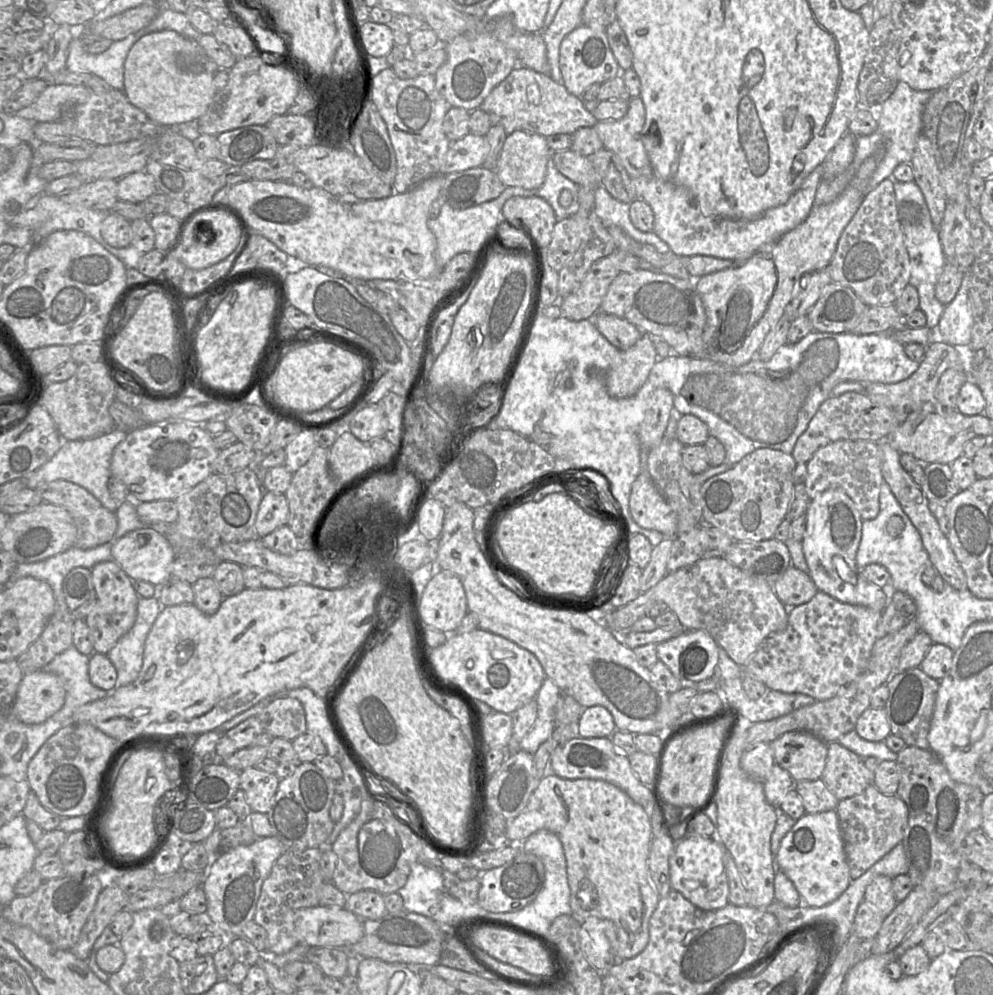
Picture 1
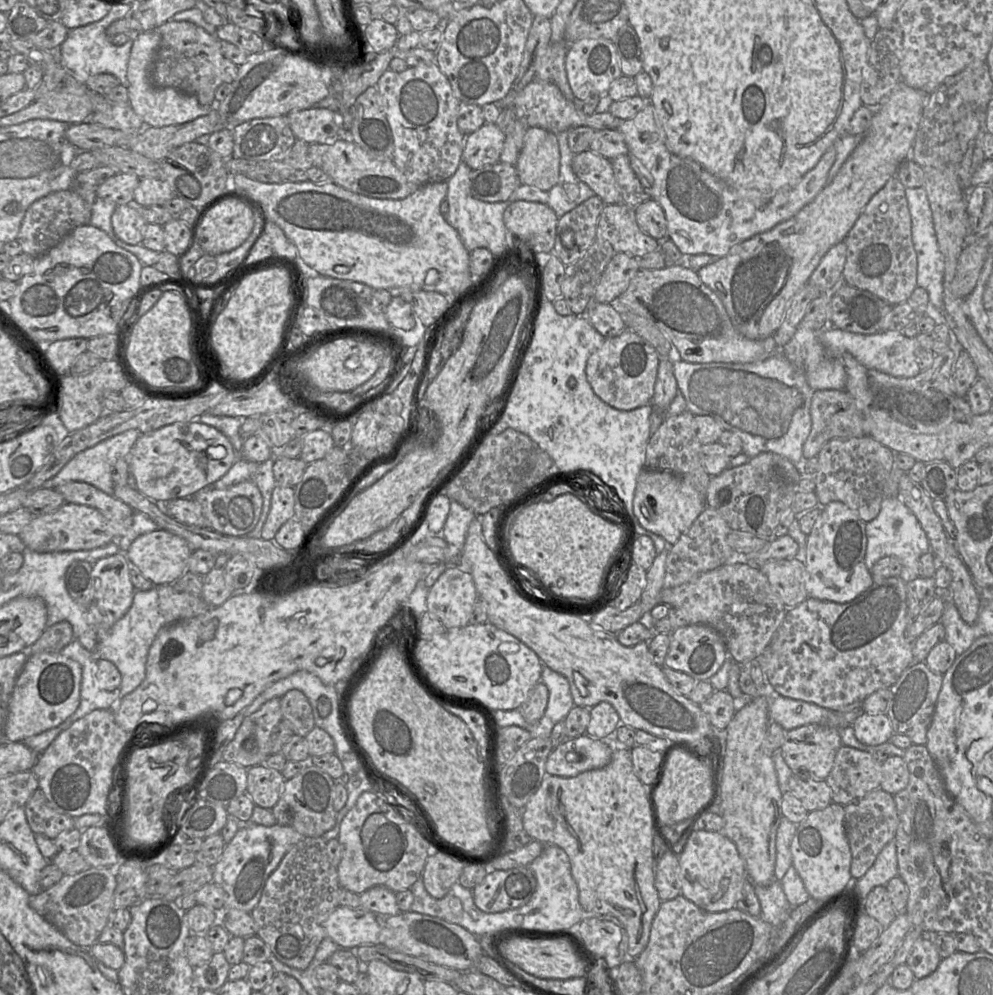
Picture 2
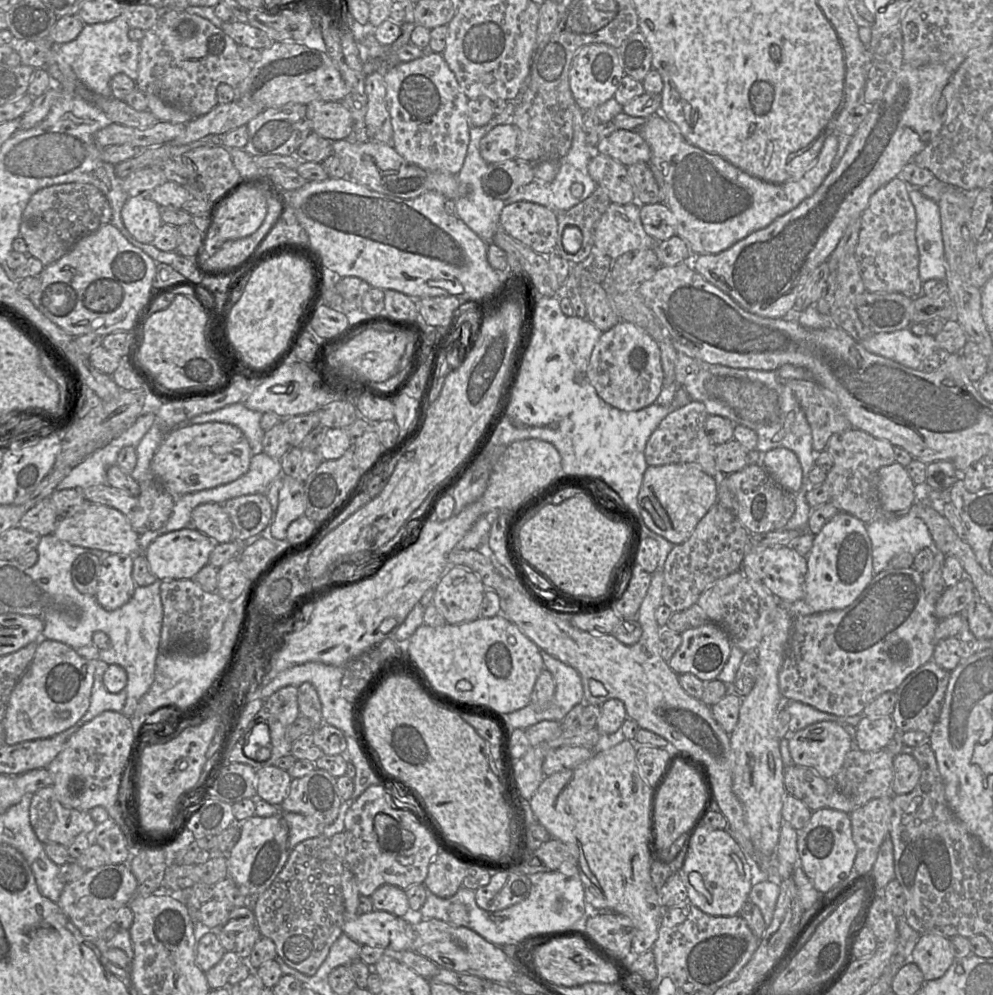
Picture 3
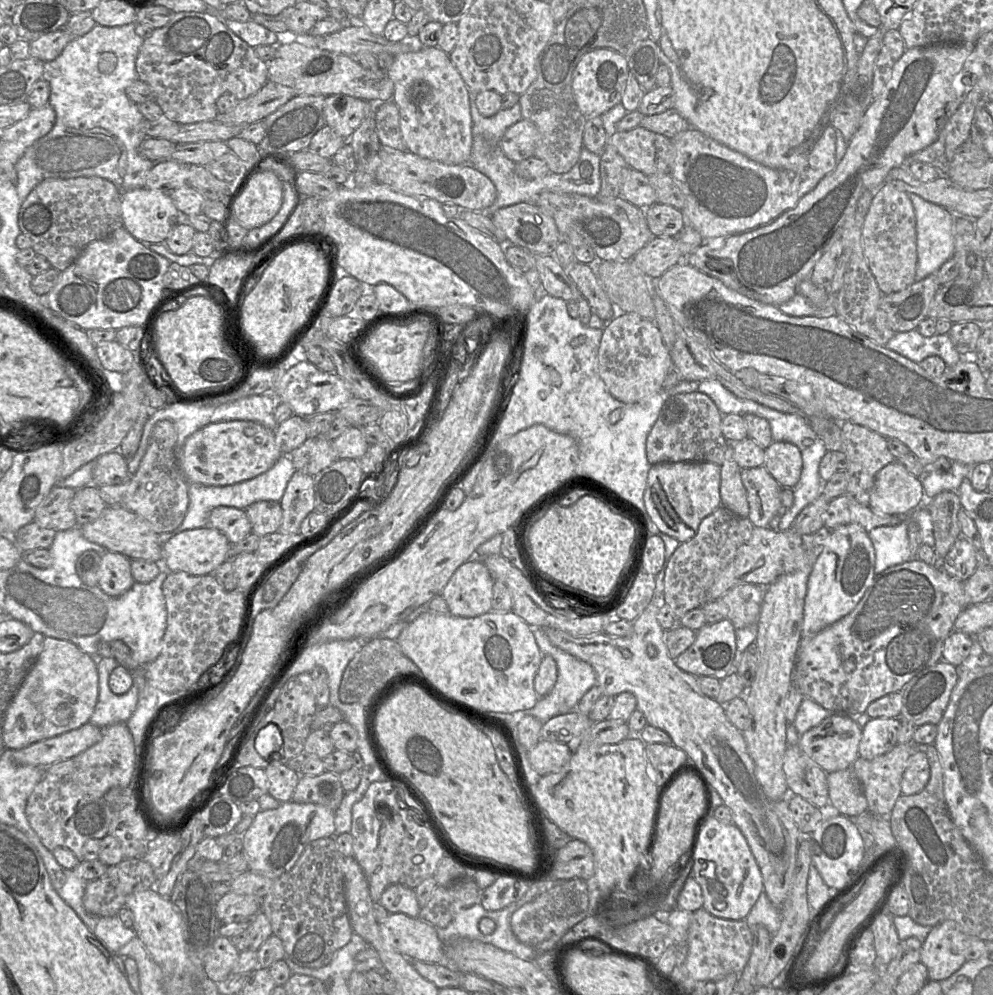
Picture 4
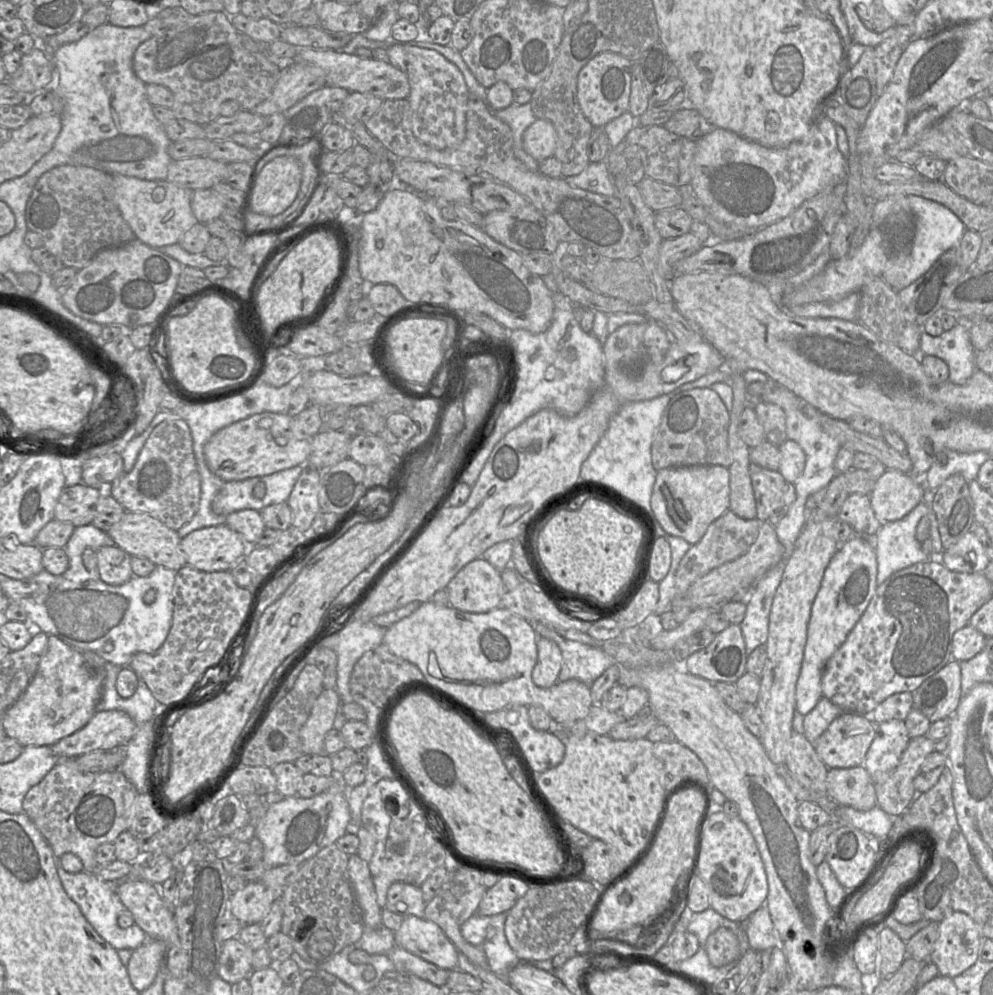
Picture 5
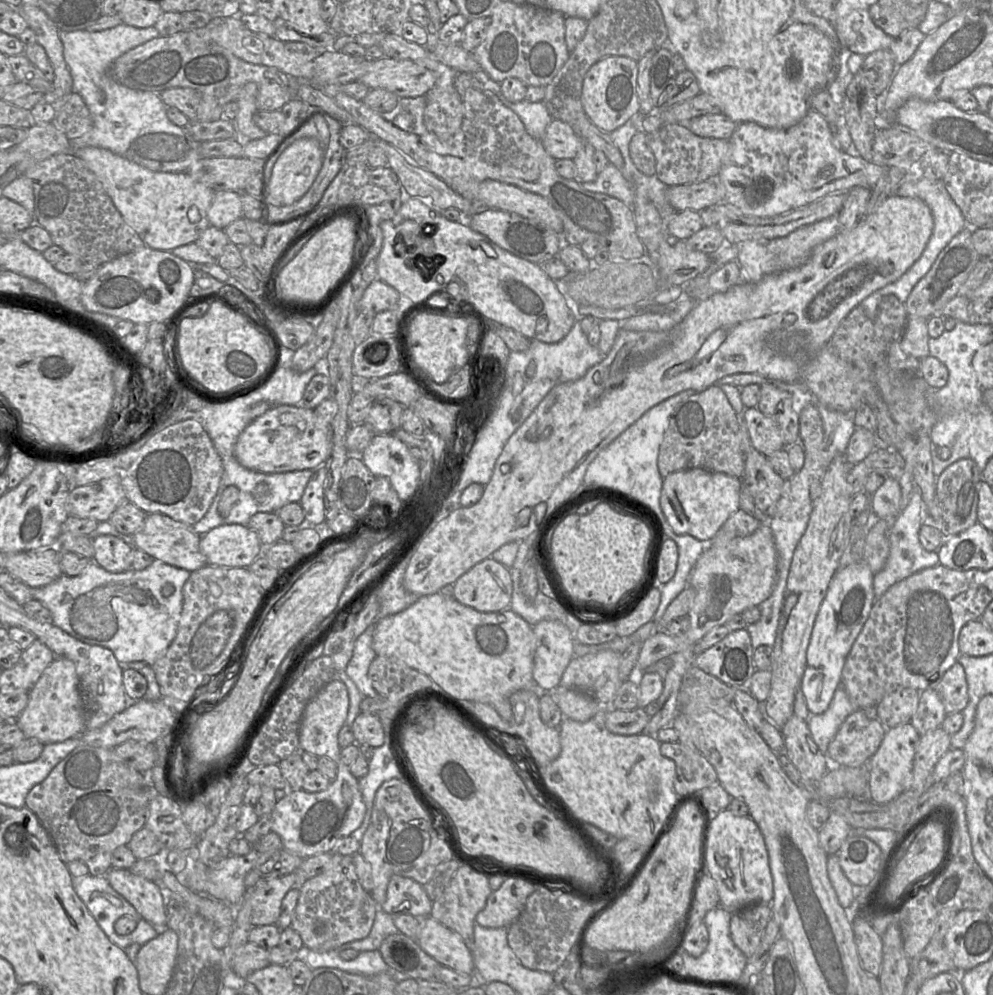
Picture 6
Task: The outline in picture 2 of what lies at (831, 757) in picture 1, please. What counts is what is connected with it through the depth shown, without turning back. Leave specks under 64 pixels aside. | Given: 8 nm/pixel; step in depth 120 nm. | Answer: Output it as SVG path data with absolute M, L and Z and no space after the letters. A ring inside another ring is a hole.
M842 745L836 753L833 767L825 779L832 791L832 802L845 806L864 797L869 792L878 789L882 780L882 763L879 763L874 754Z

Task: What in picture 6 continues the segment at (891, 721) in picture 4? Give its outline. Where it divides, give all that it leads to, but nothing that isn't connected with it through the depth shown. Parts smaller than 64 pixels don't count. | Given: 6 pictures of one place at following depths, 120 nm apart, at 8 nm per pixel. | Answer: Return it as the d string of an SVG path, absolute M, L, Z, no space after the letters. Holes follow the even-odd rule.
M910 722L886 729L878 750L869 759L869 799L877 804L890 802L911 787L913 760L921 737Z

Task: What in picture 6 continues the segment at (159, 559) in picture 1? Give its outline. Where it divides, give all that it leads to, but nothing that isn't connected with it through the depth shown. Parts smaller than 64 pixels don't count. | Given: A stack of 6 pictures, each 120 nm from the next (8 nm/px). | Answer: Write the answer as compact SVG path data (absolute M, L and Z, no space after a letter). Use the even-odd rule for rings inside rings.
M225 524L211 529L201 536L200 550L207 560L207 565L222 567L249 567L264 550L255 531L241 524Z

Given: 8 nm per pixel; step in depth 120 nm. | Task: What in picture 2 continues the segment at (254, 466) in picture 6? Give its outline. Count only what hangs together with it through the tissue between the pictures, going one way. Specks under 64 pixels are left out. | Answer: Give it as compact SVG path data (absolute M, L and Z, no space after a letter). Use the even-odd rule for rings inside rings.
M189 421L142 433L124 458L129 474L135 479L135 488L149 499L164 504L192 497L219 480L238 459L238 454L218 429L199 421Z

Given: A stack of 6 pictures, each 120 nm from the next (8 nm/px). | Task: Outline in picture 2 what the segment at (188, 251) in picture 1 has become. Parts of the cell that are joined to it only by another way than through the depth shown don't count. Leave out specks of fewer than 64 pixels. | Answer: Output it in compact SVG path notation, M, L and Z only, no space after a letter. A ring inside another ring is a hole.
M227 199L212 207L200 219L193 233L192 247L195 244L208 255L218 255L232 251L242 245L254 227L254 212L237 199Z

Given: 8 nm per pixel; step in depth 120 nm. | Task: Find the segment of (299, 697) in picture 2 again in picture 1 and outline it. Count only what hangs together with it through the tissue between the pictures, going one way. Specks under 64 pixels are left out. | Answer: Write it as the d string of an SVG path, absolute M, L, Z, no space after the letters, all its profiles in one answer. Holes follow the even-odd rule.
M273 697L265 709L256 716L262 722L264 731L273 737L294 740L308 731L304 707L294 697Z

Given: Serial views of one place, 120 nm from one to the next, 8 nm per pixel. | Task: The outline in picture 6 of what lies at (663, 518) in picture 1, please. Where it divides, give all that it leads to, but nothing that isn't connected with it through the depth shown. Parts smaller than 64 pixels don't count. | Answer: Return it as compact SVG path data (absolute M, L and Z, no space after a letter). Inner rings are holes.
M703 468L676 471L663 479L660 506L676 534L711 541L727 519L740 509L741 488L741 478L721 472Z

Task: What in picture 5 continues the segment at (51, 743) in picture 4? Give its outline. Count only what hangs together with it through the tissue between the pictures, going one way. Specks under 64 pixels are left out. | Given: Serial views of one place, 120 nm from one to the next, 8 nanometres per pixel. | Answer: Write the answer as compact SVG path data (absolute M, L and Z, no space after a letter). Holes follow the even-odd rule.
M97 710L90 721L51 746L59 758L76 758L97 750L125 747L136 734L136 723L119 710Z

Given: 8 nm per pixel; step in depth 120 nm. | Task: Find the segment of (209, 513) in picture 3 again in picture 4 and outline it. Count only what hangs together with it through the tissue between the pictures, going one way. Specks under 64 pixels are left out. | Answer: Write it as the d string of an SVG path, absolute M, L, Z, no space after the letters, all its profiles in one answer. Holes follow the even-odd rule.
M228 506L214 508L210 513L208 526L222 532L230 543L240 542L252 533L245 510Z

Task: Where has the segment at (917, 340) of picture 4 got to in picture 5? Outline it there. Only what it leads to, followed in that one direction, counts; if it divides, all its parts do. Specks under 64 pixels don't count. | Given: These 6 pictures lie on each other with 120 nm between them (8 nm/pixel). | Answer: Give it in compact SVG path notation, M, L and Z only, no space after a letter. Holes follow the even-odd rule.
M957 322L953 328L939 336L930 336L922 331L918 357L936 356L949 368L948 381L956 385L965 384L976 370L976 351L971 343L969 325Z

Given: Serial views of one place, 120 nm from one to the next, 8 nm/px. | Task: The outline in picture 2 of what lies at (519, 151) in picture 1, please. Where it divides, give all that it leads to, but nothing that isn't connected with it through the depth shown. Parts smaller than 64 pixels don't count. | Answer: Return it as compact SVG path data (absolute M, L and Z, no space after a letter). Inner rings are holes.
M528 127L515 167L523 185L549 190L559 178L560 151L556 134Z

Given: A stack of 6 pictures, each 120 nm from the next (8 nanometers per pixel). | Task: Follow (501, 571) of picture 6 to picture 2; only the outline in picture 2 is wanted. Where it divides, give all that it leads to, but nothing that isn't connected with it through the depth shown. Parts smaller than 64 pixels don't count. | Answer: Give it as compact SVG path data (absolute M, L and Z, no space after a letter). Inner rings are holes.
M447 565L435 584L428 590L427 612L438 618L445 629L469 625L477 590L472 575L466 569Z

